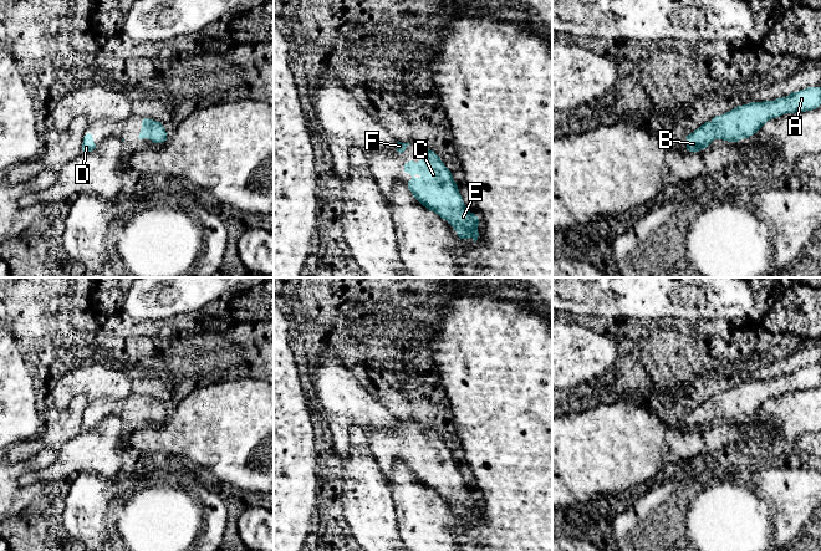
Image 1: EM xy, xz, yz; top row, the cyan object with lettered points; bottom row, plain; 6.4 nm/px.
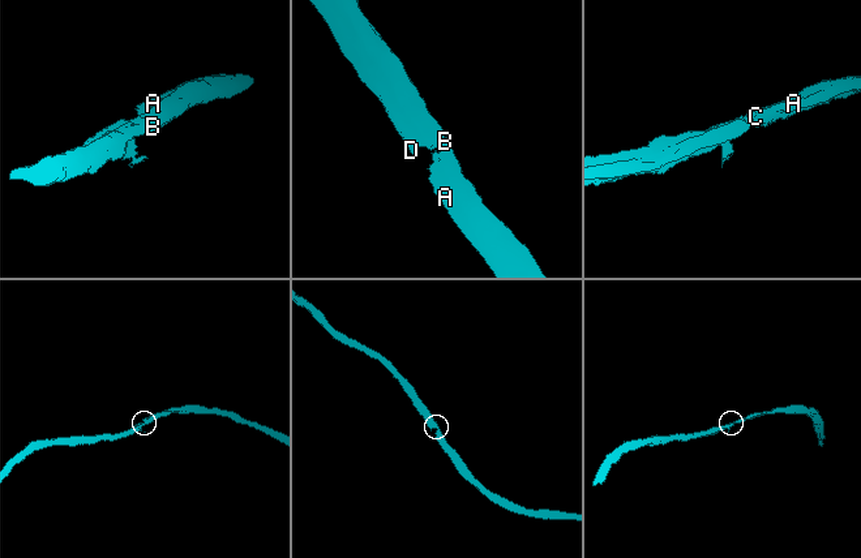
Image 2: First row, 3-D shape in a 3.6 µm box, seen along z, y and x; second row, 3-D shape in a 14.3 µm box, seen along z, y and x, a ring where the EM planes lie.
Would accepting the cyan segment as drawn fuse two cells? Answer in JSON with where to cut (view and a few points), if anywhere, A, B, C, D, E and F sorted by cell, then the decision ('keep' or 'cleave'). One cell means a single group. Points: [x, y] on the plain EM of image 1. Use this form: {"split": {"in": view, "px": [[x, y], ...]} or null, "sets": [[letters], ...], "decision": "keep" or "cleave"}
{"split": null, "sets": [["A", "B", "C", "D", "E", "F"]], "decision": "keep"}

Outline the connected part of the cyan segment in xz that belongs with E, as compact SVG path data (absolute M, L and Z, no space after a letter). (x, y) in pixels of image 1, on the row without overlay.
M424 427L427 433L419 440L404 443L404 450L412 454L408 468L428 489L447 499L459 517L478 519L479 498L470 491L459 471L450 449L433 429Z

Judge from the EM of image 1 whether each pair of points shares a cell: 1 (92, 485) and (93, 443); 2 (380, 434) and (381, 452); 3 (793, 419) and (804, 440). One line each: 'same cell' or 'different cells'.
1: different cells
2: same cell
3: different cells

